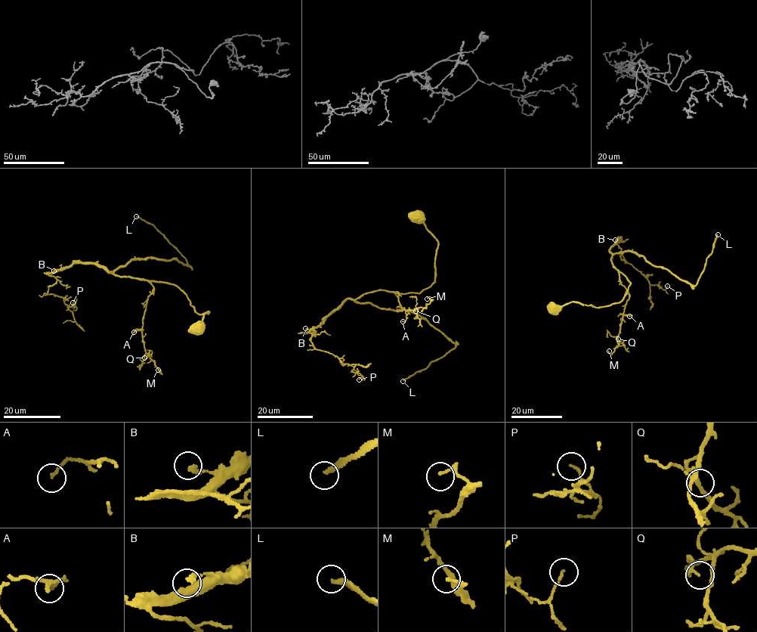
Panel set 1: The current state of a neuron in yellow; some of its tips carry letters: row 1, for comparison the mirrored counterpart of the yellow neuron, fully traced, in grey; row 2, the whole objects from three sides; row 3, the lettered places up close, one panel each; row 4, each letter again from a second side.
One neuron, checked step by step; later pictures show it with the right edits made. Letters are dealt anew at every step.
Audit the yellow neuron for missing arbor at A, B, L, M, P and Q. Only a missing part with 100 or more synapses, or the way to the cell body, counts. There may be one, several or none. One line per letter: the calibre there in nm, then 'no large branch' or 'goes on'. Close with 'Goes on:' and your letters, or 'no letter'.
A: 130 nm | no large branch
B: 240 nm | no large branch
L: 260 nm | goes on
M: 140 nm | no large branch
P: 120 nm | no large branch
Q: 140 nm | no large branch
Goes on: L

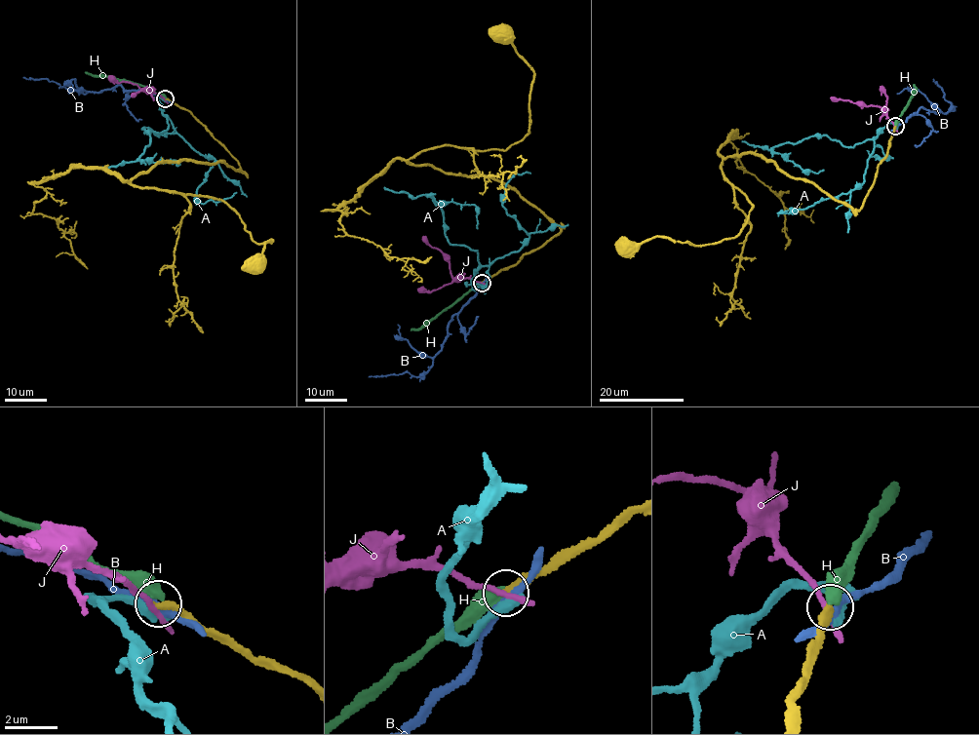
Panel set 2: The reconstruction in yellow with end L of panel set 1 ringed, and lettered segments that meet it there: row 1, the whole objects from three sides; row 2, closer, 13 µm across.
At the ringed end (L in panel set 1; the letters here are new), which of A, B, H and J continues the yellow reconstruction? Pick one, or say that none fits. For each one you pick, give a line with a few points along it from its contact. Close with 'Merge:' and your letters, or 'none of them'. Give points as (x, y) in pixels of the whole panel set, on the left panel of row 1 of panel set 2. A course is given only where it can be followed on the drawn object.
Merge: none of them

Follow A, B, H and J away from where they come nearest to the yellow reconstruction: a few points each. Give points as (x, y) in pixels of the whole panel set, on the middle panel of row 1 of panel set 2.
A: (484, 283), (472, 288), (477, 252), (450, 244), (440, 208), (428, 195), (438, 203), (473, 205), (477, 228)
B: (484, 280), (477, 292), (449, 323), (447, 335), (427, 371), (417, 376), (407, 372), (368, 376)
H: (482, 282), (421, 327), (411, 330)
J: (482, 283), (452, 276), (449, 259), (422, 236)

